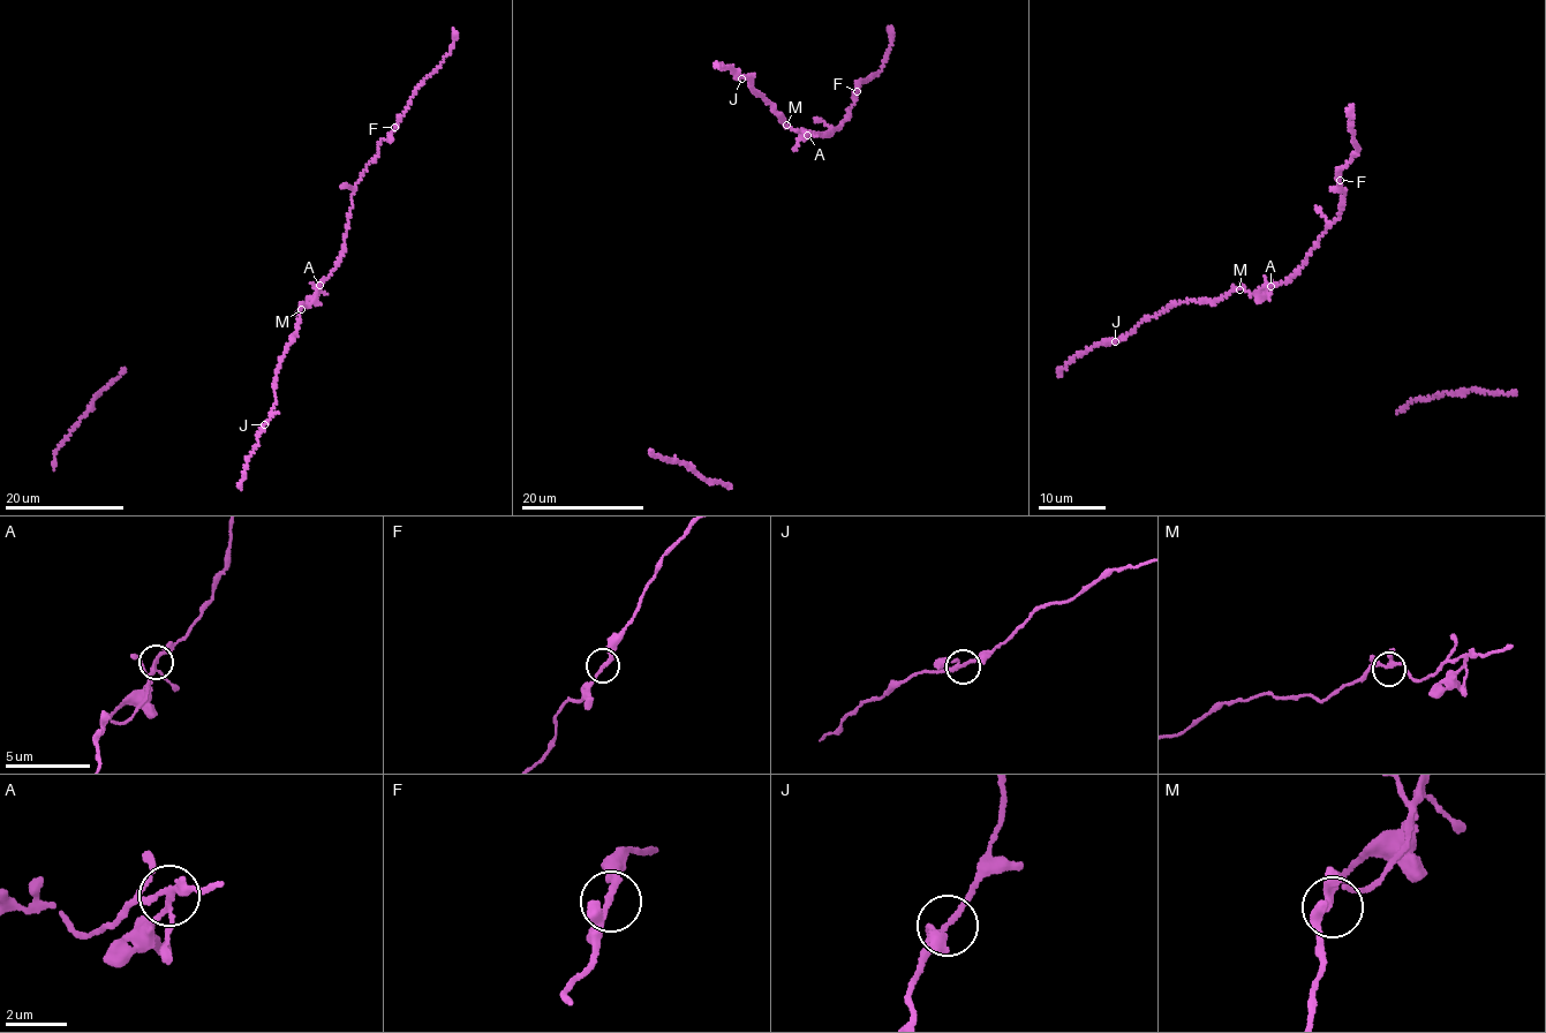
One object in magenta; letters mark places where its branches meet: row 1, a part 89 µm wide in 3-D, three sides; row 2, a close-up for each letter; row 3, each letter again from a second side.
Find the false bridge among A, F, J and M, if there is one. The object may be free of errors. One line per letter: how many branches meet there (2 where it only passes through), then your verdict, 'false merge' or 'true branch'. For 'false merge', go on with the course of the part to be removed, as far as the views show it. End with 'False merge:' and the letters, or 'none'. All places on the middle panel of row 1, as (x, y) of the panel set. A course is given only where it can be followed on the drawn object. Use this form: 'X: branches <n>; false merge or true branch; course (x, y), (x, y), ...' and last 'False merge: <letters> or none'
A: branches 4; false merge
F: branches 2; true branch
J: branches 3; true branch
M: branches 4; true branch
False merge: A

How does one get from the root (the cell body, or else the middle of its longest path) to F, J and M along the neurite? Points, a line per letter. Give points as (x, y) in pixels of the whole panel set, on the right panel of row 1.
F: (1269, 298), (1265, 294), (1271, 285), (1291, 279), (1325, 227), (1339, 218), (1344, 191), (1340, 180)
J: (1269, 298), (1251, 294), (1242, 288), (1214, 302), (1181, 302), (1149, 316), (1130, 334), (1115, 341)
M: (1269, 298), (1239, 289)

